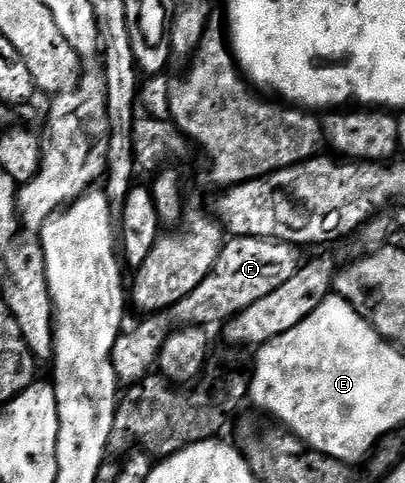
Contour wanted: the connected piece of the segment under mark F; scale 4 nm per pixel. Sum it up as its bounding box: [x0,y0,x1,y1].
[114,237,300,385]

